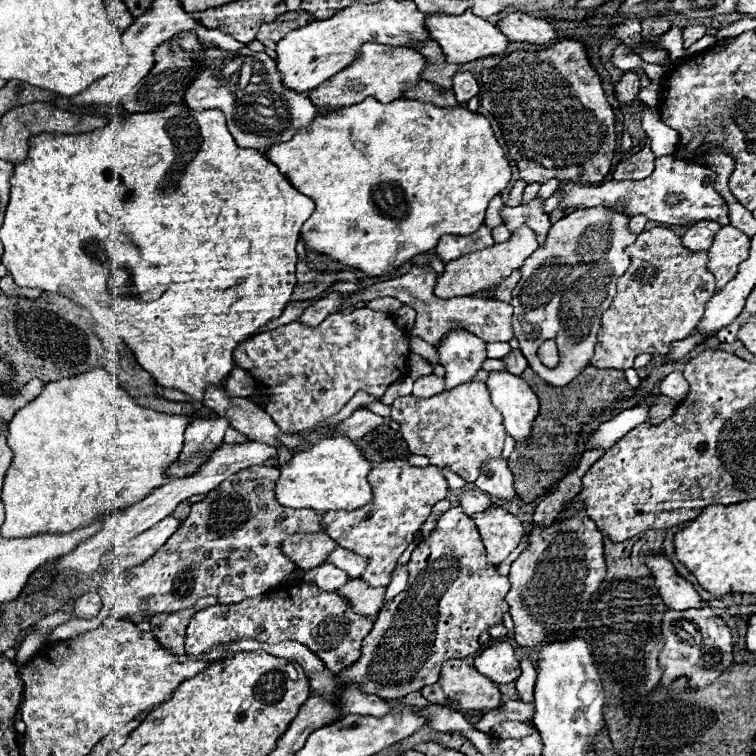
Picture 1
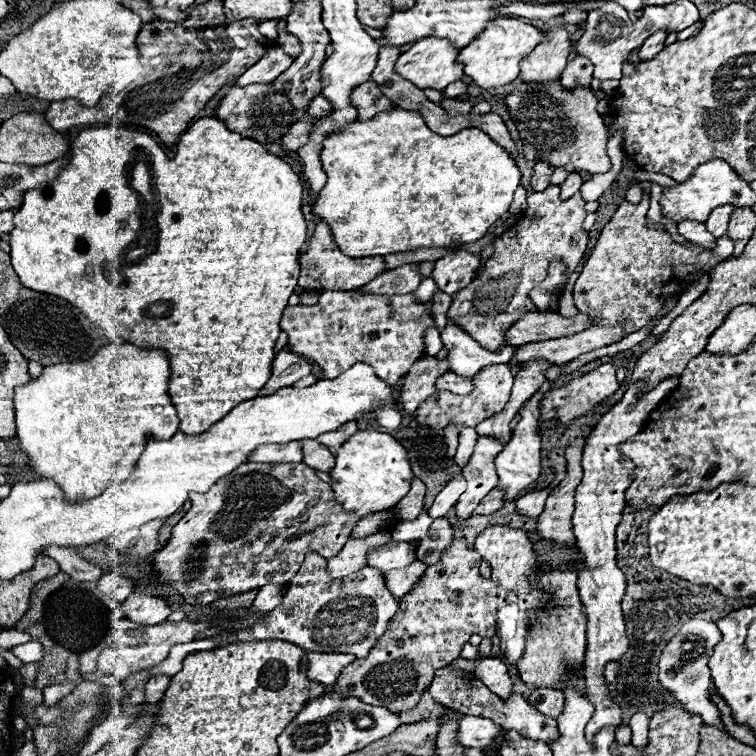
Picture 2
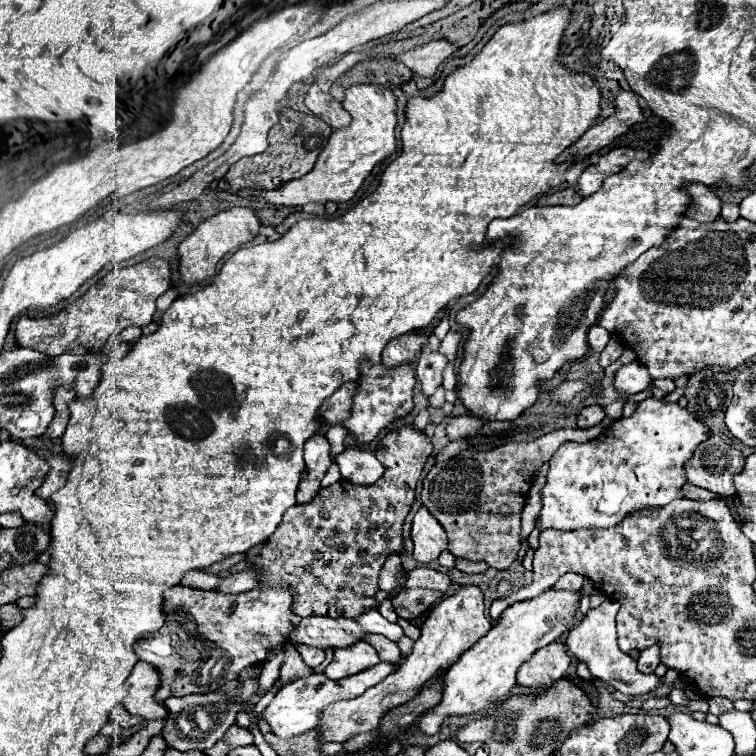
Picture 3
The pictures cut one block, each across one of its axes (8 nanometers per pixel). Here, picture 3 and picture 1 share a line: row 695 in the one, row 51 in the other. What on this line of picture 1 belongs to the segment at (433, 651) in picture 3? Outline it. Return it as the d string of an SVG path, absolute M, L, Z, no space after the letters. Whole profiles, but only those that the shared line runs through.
M366 42L362 46L362 54L348 68L334 74L330 80L322 82L320 88L310 90L308 98L312 100L314 106L326 106L326 108L352 106L368 96L374 96L380 102L392 102L396 98L402 98L410 88L414 88L422 80L426 64L428 62L424 60L424 56L412 48Z

